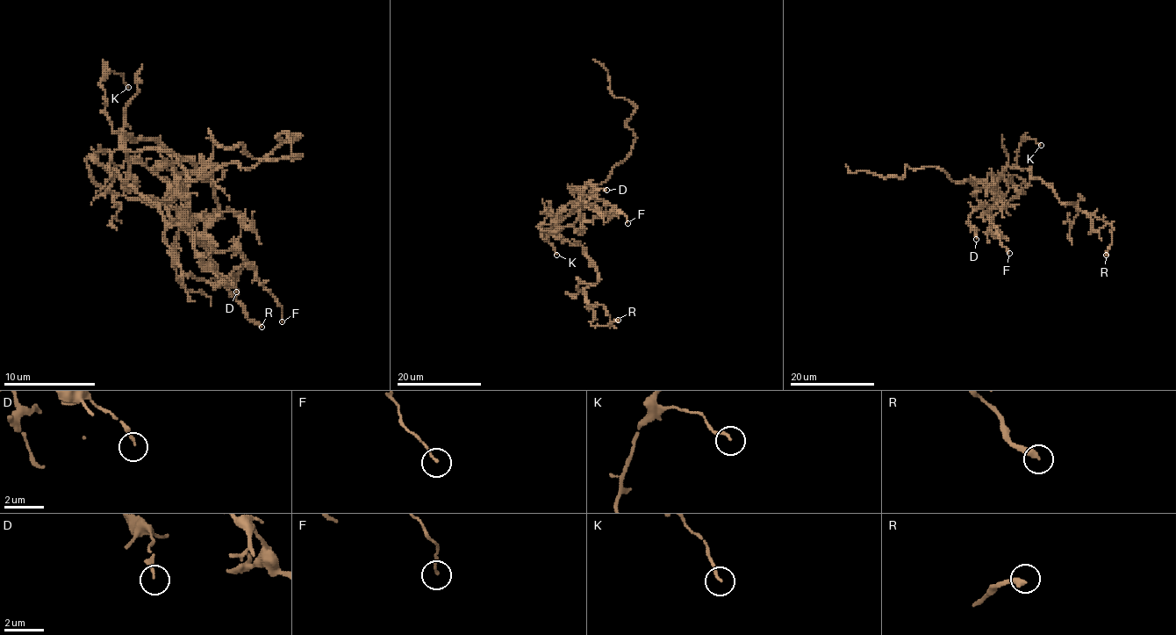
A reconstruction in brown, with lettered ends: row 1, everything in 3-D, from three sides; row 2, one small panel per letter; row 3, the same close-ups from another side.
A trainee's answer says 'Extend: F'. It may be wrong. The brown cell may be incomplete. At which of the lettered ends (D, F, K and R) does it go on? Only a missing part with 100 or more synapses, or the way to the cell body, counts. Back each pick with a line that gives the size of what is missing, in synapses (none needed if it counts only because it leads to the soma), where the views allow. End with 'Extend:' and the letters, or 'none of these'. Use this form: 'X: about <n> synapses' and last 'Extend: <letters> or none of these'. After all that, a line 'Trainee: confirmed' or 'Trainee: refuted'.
Extend: none of these
Trainee: refuted

